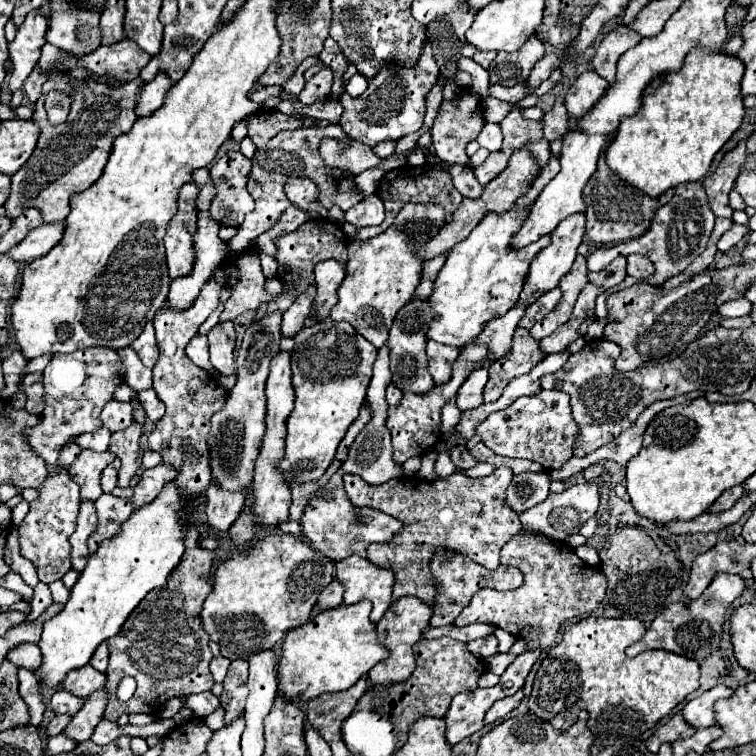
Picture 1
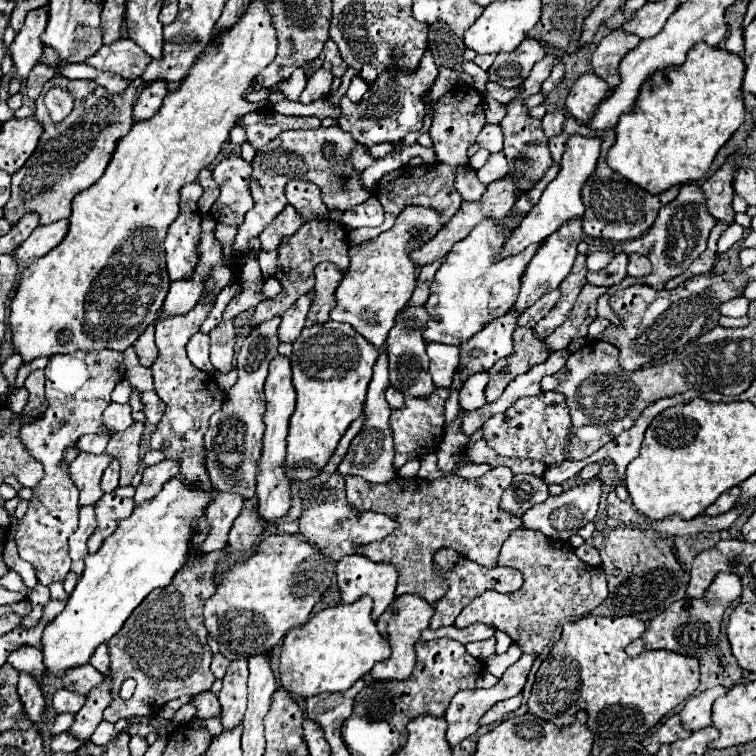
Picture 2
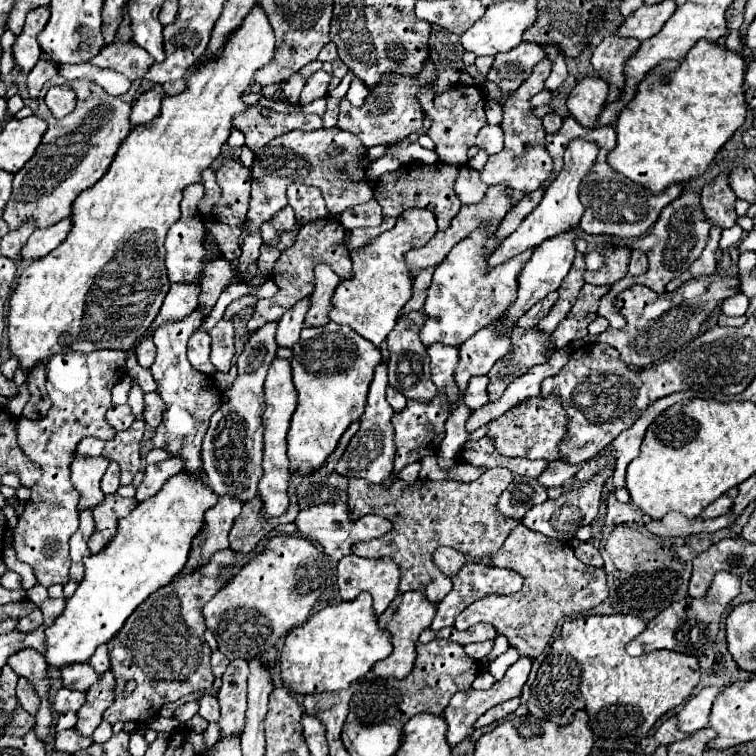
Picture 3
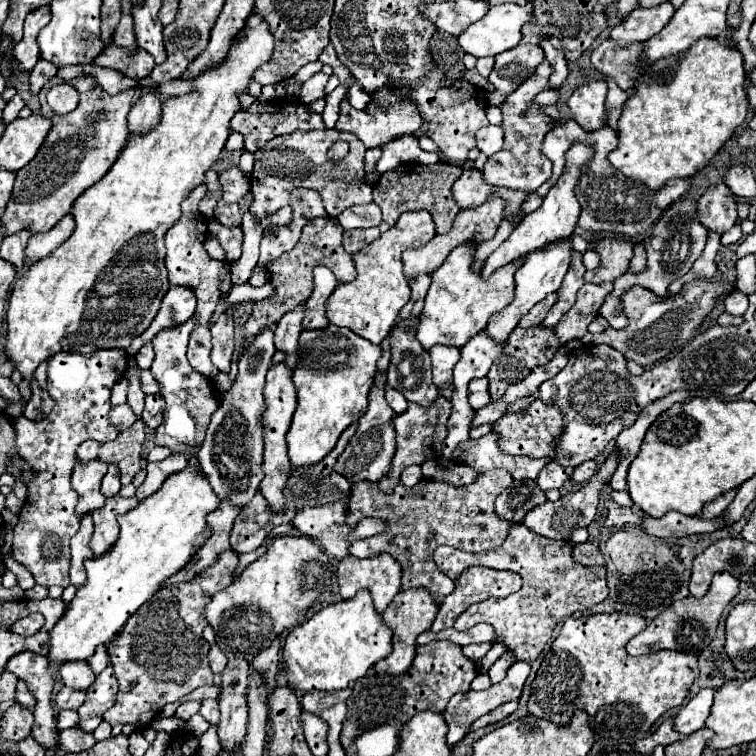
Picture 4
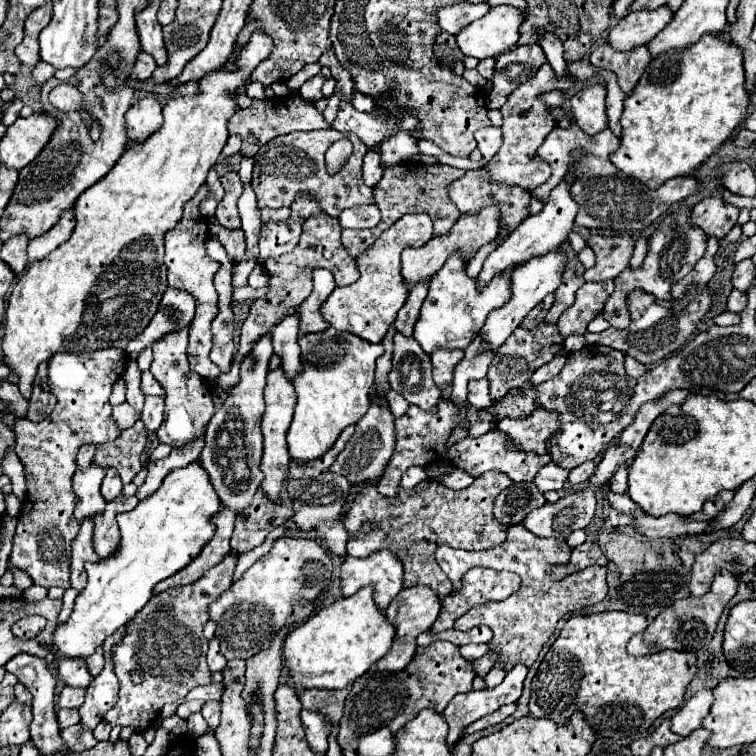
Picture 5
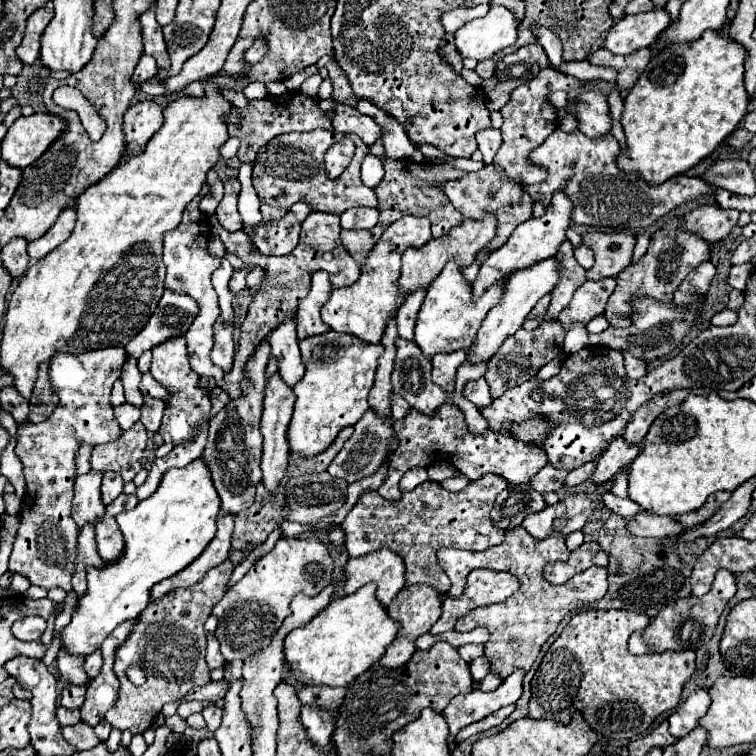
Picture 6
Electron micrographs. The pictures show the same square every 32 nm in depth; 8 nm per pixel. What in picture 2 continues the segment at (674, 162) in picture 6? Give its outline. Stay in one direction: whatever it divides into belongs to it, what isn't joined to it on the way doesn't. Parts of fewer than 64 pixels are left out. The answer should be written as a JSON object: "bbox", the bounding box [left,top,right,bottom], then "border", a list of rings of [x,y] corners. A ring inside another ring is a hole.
{"bbox":[606,44,744,194],"border":[[[696,44],[680,68],[652,76],[640,90],[636,110],[620,116],[616,142],[606,156],[608,166],[650,194],[704,178],[716,152],[744,122],[742,76],[740,56]]]}

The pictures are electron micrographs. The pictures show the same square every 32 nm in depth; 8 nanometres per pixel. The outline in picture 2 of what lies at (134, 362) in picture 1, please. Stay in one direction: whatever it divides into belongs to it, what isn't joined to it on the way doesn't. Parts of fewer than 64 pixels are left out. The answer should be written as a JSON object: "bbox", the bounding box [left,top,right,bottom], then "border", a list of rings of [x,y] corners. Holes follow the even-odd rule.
{"bbox":[122,348,152,390],"border":[[[128,348],[122,352],[124,354],[124,366],[126,366],[126,378],[132,388],[140,390],[152,390],[152,370],[142,366],[134,348]]]}

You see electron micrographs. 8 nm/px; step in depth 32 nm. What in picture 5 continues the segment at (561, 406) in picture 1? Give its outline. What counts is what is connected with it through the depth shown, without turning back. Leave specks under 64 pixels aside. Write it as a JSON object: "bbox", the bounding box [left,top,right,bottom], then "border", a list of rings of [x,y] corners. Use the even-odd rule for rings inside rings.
{"bbox":[496,402,560,456],"border":[[[540,402],[526,418],[504,418],[496,424],[498,432],[510,440],[508,448],[518,452],[534,452],[538,456],[548,454],[548,440],[560,430],[560,414],[546,410]]]}

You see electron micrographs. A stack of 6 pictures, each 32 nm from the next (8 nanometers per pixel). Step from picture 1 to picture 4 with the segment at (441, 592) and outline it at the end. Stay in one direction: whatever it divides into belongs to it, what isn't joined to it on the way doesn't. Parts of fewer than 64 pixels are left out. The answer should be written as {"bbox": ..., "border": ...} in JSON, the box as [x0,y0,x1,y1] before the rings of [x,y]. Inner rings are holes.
{"bbox":[432,566,522,632],"border":[[[472,566],[472,568],[466,568],[454,582],[454,590],[444,598],[444,602],[440,604],[438,608],[438,614],[436,614],[436,620],[432,624],[432,632],[440,632],[442,628],[450,628],[454,624],[454,620],[474,602],[482,602],[490,596],[494,598],[504,598],[504,596],[510,596],[514,592],[518,592],[522,588],[522,578],[510,570],[494,570],[494,568],[484,568],[484,566]]]}

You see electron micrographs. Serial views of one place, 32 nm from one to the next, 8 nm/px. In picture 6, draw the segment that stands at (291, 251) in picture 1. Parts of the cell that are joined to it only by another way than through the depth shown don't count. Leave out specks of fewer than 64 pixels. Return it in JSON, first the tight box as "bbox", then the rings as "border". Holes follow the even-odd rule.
{"bbox":[212,212,360,384],"border":[[[312,212],[308,216],[308,220],[302,222],[302,232],[300,232],[300,242],[298,246],[280,258],[264,258],[258,252],[252,252],[250,248],[250,240],[248,236],[238,230],[238,232],[228,232],[224,228],[216,228],[216,224],[212,226],[212,234],[218,232],[222,244],[226,246],[226,250],[230,254],[236,254],[244,264],[254,264],[260,266],[264,270],[264,284],[262,284],[262,292],[254,296],[248,316],[242,324],[242,334],[238,340],[238,352],[234,356],[234,366],[232,370],[224,376],[226,382],[234,382],[238,384],[242,380],[242,368],[248,360],[248,356],[254,352],[254,348],[268,338],[268,334],[272,332],[270,328],[276,328],[278,324],[282,324],[286,318],[296,316],[296,308],[298,302],[308,296],[308,288],[310,288],[310,278],[312,272],[316,270],[326,270],[332,276],[332,284],[334,288],[342,288],[342,286],[350,286],[352,282],[358,280],[360,276],[360,268],[356,264],[356,260],[346,252],[346,248],[340,242],[340,218],[332,216],[332,214],[322,214],[322,212]]]}

